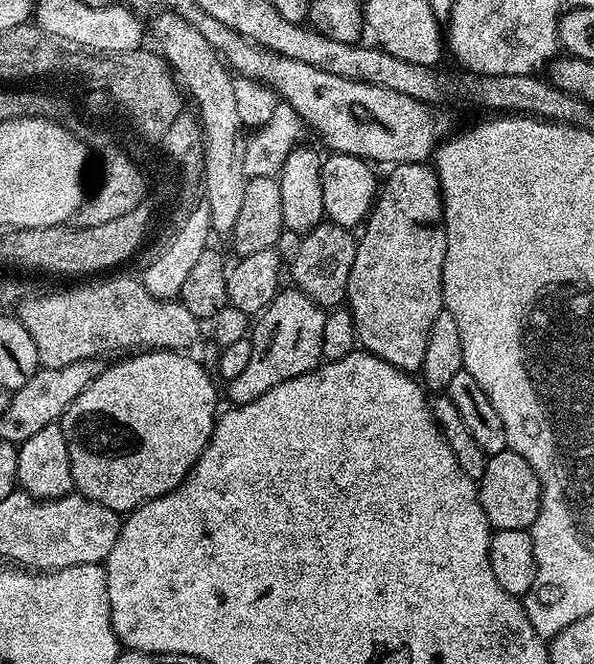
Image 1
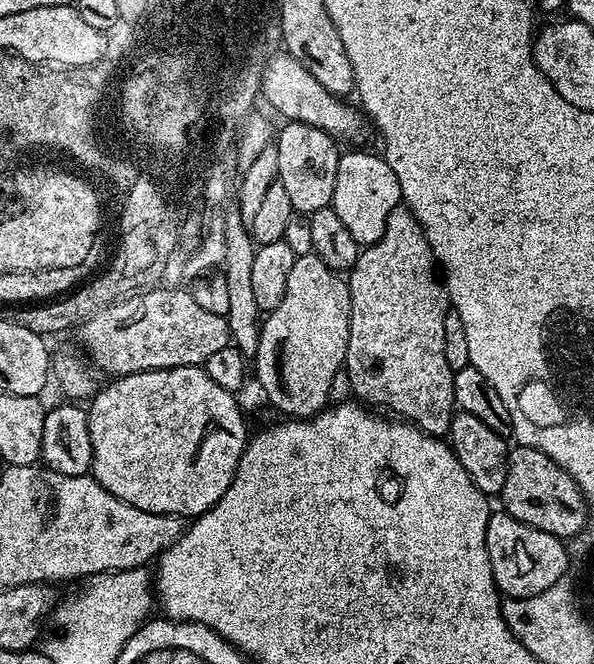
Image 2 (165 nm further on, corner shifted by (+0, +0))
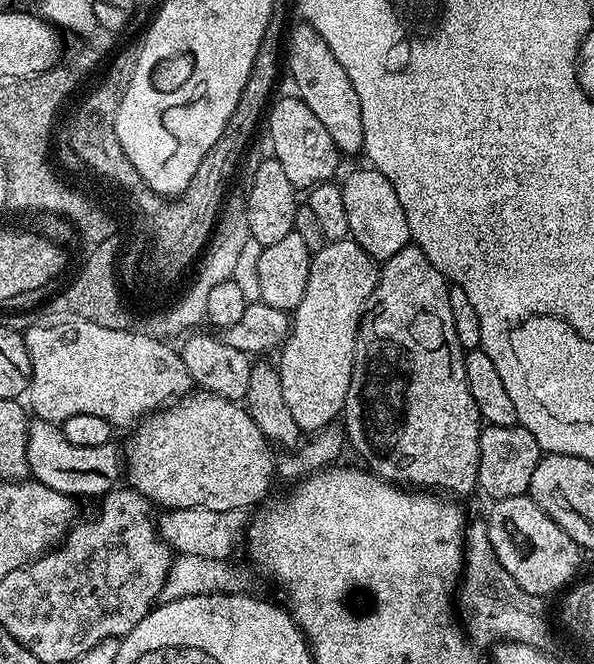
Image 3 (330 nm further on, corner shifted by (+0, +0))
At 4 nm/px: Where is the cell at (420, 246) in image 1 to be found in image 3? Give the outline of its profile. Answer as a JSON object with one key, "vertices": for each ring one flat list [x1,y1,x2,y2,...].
{"vertices":[[415,246,403,248,398,250,398,254,383,261,378,286,374,294,370,294,368,306,364,309,364,317,360,320,360,333,356,336,356,353,350,378,350,390,346,394,342,413,342,427,350,448,353,448,365,460,363,463,367,471,376,473,377,476,381,476,392,484,407,486,412,490,435,490,440,494,451,494,453,497,461,498,460,496,466,495,471,488,477,487,478,438,482,421,478,406,474,406,474,398,470,398,470,386,466,382,465,349,460,347,458,334,454,330,454,314,450,314,450,298,448,297,449,287,444,275,432,265,430,258,426,258,421,248]]}

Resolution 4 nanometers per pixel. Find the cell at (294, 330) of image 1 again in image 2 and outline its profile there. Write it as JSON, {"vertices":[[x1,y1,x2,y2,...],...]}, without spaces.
{"vertices":[[315,252,296,257,289,280,286,281,286,294,273,312,263,317,258,338,258,350,254,357,254,380,260,383,268,400,288,418,307,418,324,411,329,403,330,384,334,374,344,368,344,359,350,342,350,290,347,279,335,272]]}

